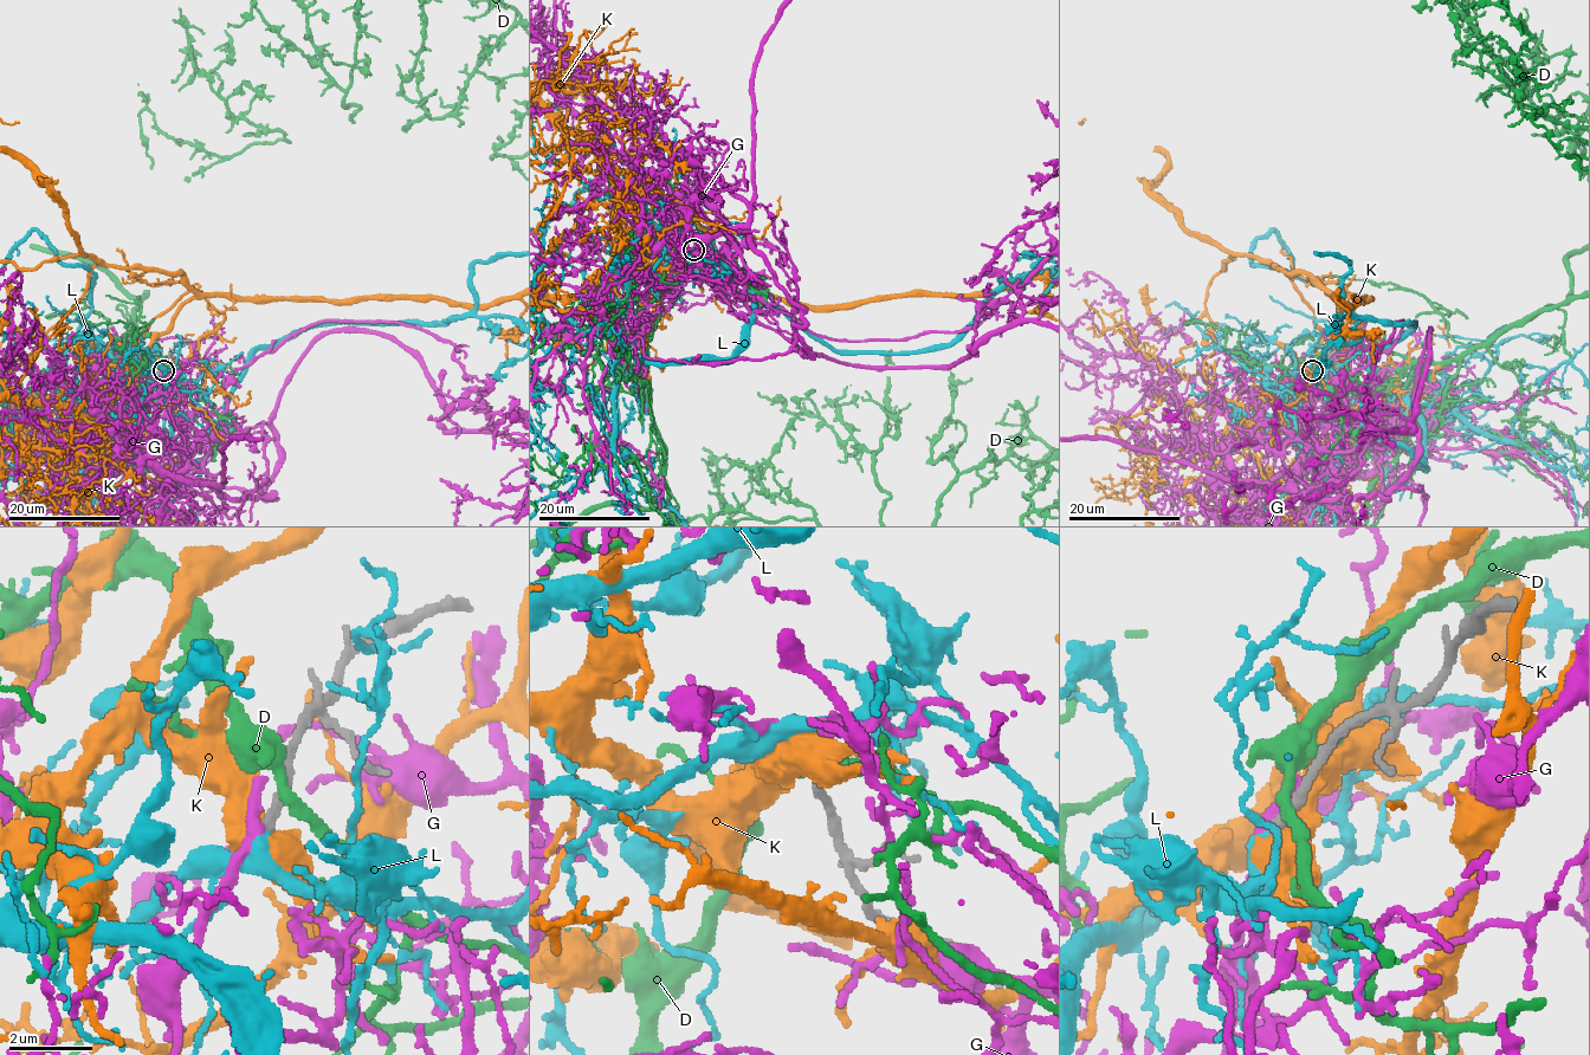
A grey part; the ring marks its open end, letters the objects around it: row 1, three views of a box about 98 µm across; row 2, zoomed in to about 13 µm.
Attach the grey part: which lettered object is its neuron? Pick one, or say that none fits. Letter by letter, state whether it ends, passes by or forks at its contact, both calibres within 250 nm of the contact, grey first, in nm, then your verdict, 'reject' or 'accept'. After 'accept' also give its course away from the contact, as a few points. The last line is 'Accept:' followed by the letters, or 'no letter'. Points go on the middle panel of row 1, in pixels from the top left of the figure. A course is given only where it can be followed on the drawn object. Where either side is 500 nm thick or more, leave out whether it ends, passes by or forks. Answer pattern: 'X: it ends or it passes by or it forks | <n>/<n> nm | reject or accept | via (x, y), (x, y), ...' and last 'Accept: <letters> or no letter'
D: it passes by | 340/280 nm | reject
G: it passes by | 280/280 nm | reject
K: 280/650 nm | reject
L: it passes by | 280/360 nm | accept
Accept: L

